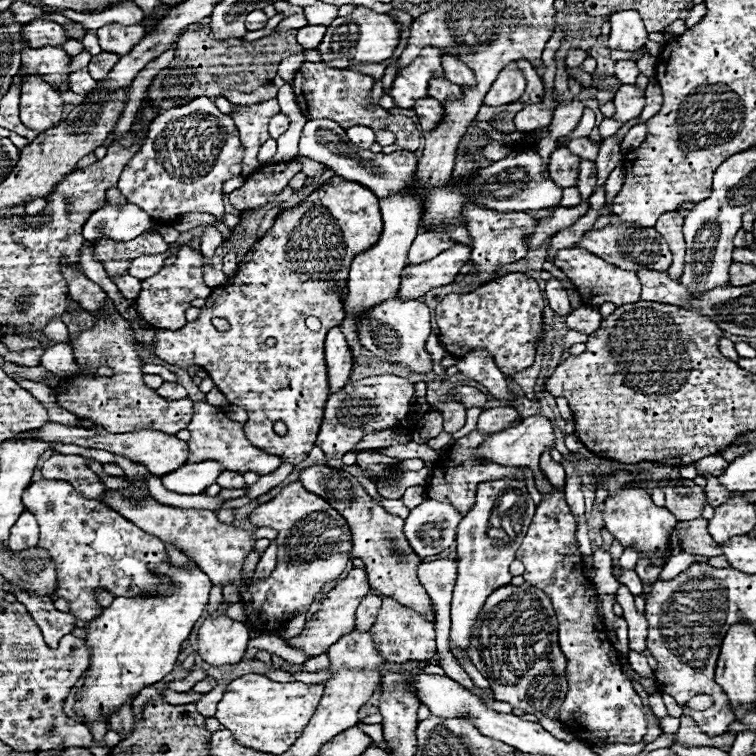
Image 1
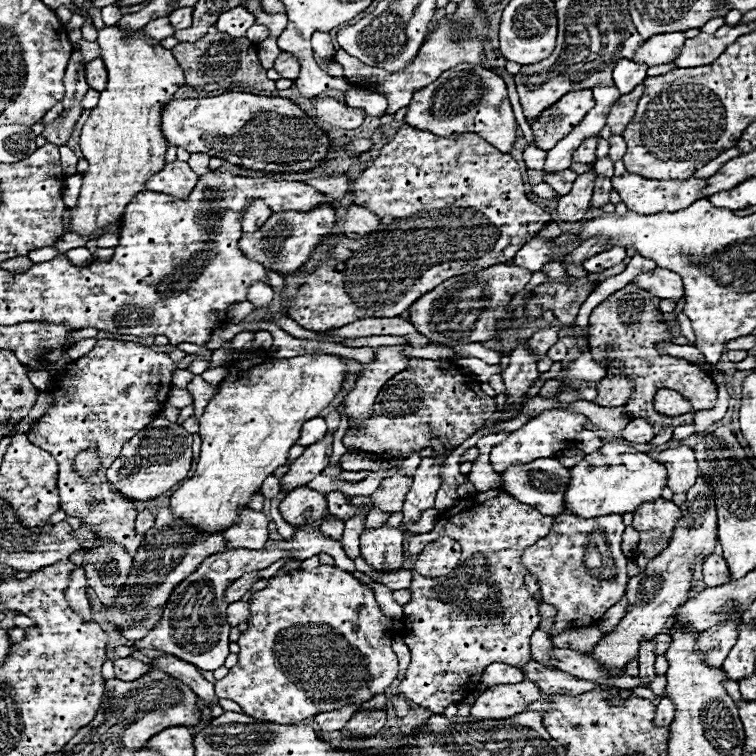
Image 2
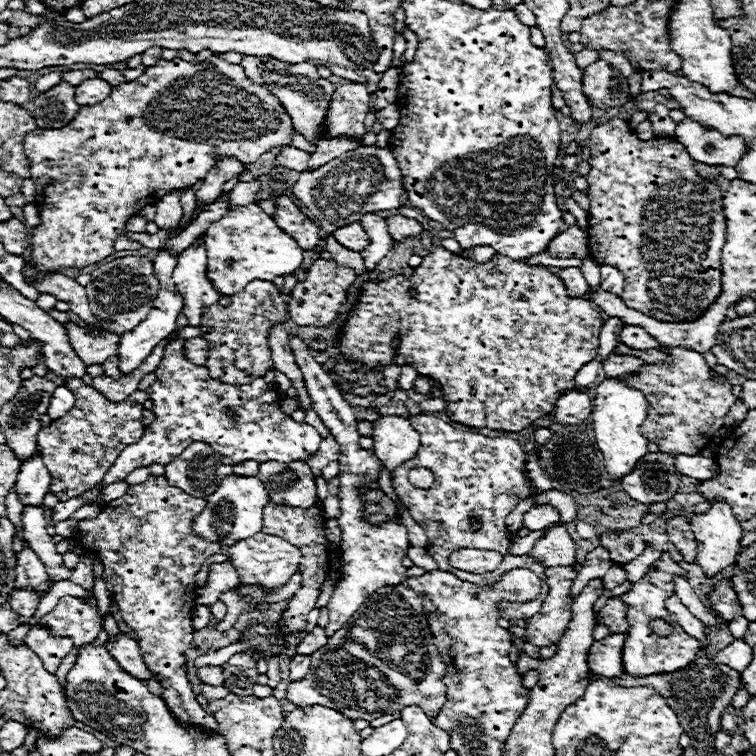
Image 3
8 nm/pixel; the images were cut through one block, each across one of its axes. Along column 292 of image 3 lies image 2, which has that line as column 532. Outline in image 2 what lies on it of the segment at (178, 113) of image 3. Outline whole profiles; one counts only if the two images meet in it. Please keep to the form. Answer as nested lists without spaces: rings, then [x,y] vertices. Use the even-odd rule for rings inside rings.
[[[592,90],[564,94],[556,104],[546,108],[532,124],[536,146],[542,150],[554,148],[558,140],[568,136],[568,132],[572,132],[572,128],[580,124],[580,120],[588,114],[592,104]]]

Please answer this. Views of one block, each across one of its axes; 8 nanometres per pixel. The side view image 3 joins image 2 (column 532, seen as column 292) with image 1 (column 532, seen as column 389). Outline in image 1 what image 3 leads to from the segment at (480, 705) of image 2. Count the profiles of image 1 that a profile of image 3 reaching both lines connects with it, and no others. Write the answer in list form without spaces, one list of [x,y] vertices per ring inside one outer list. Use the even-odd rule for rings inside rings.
[[[522,584],[522,586],[504,586],[492,592],[492,596],[488,596],[472,628],[468,656],[472,658],[480,674],[488,678],[496,700],[508,702],[512,708],[520,708],[538,718],[544,718],[544,716],[558,718],[560,704],[564,702],[564,696],[568,692],[566,658],[558,648],[558,622],[556,622],[552,602],[546,598],[542,590],[530,584]]]

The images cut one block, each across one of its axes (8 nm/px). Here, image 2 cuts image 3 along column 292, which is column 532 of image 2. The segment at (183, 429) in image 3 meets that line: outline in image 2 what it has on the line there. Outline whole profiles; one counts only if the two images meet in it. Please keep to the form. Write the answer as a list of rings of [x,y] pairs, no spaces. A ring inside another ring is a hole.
[[[546,410],[542,416],[530,420],[520,430],[512,432],[508,440],[494,446],[490,452],[490,462],[496,472],[504,472],[510,466],[520,466],[520,464],[528,464],[538,458],[554,456],[558,450],[564,450],[570,446],[570,442],[576,438],[576,434],[584,428],[586,422],[588,418],[582,414],[572,414],[566,410]]]

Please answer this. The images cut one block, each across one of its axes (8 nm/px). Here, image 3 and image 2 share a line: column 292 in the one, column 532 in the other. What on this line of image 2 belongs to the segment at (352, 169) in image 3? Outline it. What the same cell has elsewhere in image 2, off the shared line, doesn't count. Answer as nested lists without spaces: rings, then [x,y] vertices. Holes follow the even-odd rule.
[[[540,182],[540,184],[532,186],[532,194],[538,196],[538,198],[546,198],[546,200],[552,200],[552,198],[558,196],[558,194],[556,194],[556,192],[546,184],[546,182]]]

